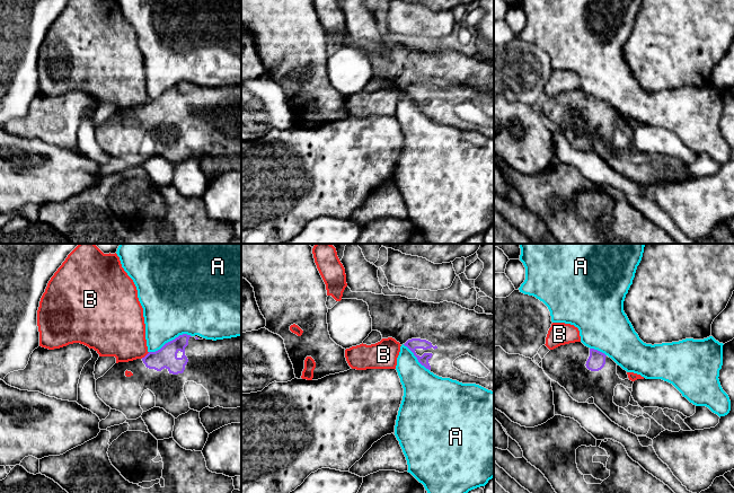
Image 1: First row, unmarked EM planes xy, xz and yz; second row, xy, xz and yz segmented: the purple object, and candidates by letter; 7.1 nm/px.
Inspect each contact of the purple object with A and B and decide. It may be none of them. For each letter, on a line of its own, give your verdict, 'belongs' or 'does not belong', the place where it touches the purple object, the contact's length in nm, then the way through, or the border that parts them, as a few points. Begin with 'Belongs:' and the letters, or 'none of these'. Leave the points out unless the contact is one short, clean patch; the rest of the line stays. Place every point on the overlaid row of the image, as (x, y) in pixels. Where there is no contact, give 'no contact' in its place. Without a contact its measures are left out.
Belongs: none of these
A: does not belong | xy (170, 341) | 320 nm | along xy (191, 335), (178, 335), (159, 349), (149, 352)
B: does not belong | xy (146, 355) | 80 nm | along xy (149, 352), (141, 358)

